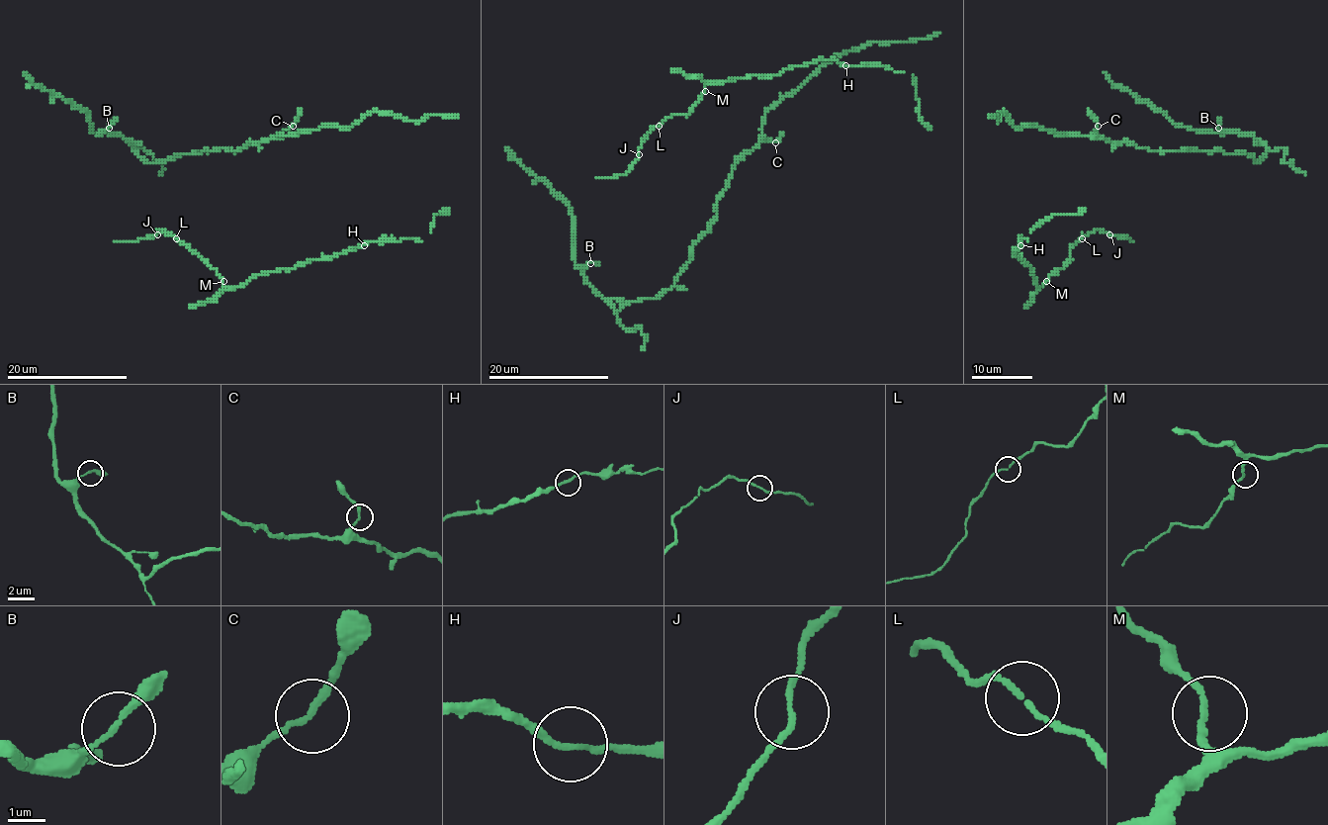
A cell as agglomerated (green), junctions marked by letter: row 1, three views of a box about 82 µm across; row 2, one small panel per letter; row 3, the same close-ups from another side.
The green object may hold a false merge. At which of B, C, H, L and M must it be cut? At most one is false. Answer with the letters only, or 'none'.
none

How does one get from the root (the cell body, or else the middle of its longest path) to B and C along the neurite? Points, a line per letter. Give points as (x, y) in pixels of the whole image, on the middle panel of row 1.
B: (784, 98), (765, 112), (761, 140), (737, 162), (711, 227), (667, 290), (616, 312), (586, 280), (590, 263)
C: (784, 98), (765, 112), (761, 129), (761, 134), (775, 142)

